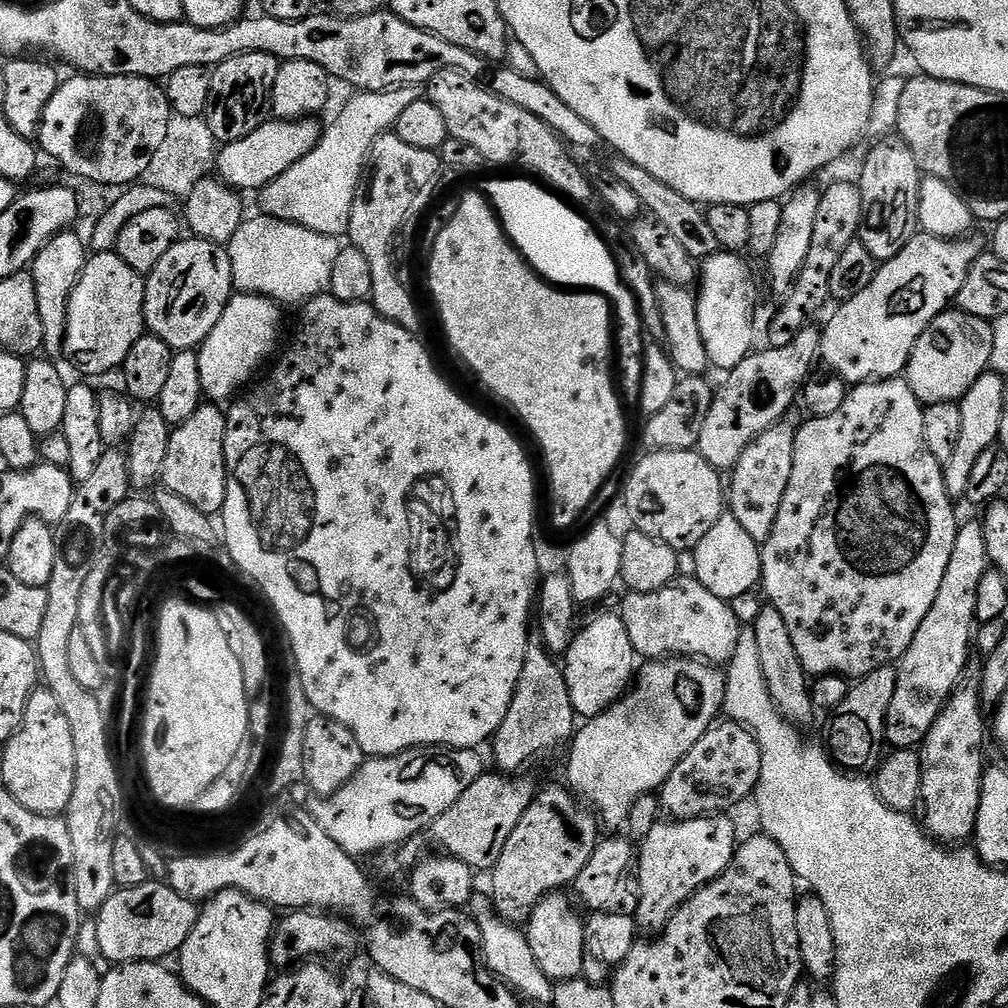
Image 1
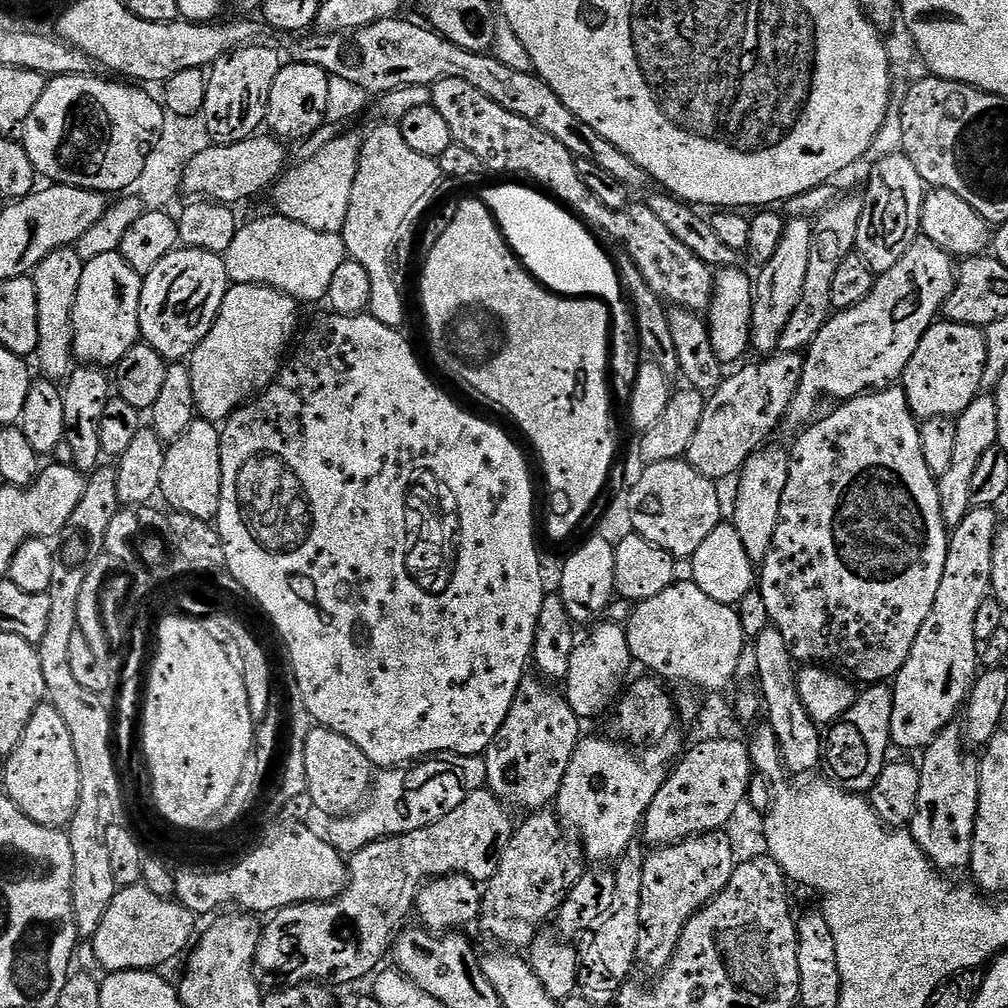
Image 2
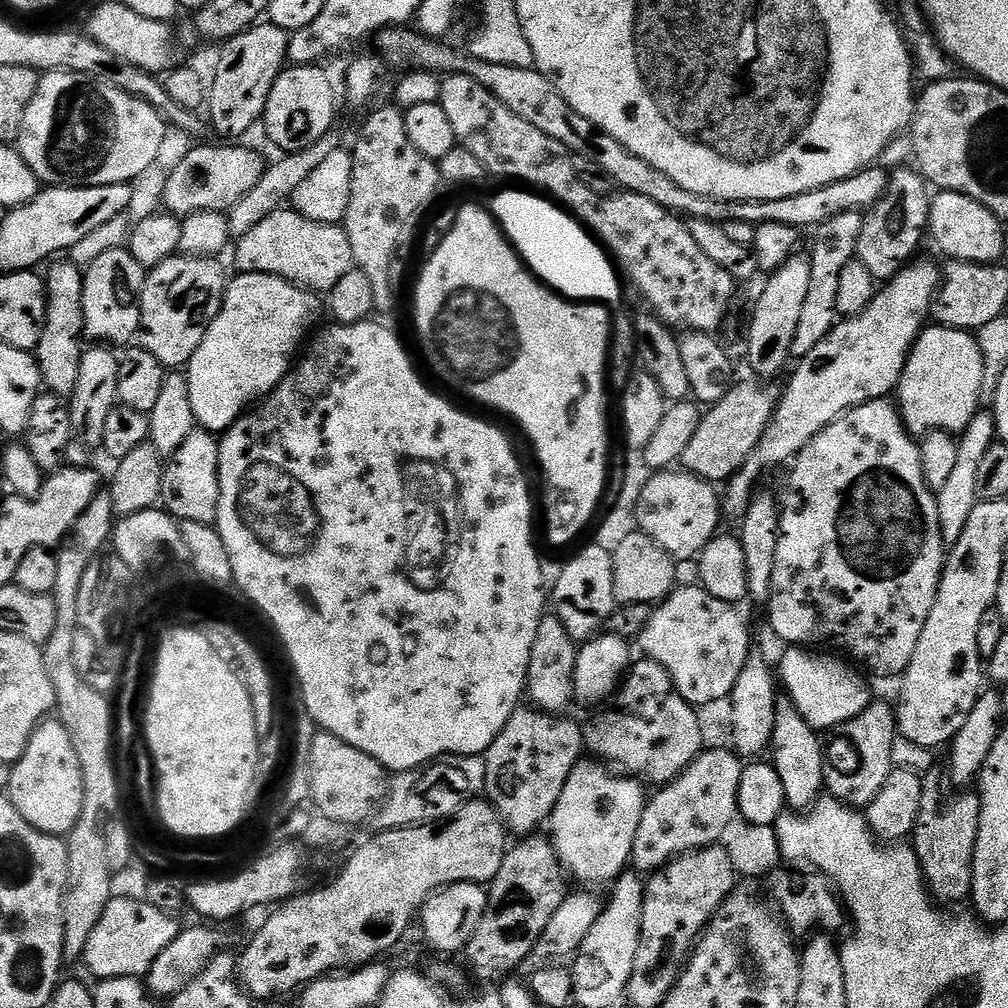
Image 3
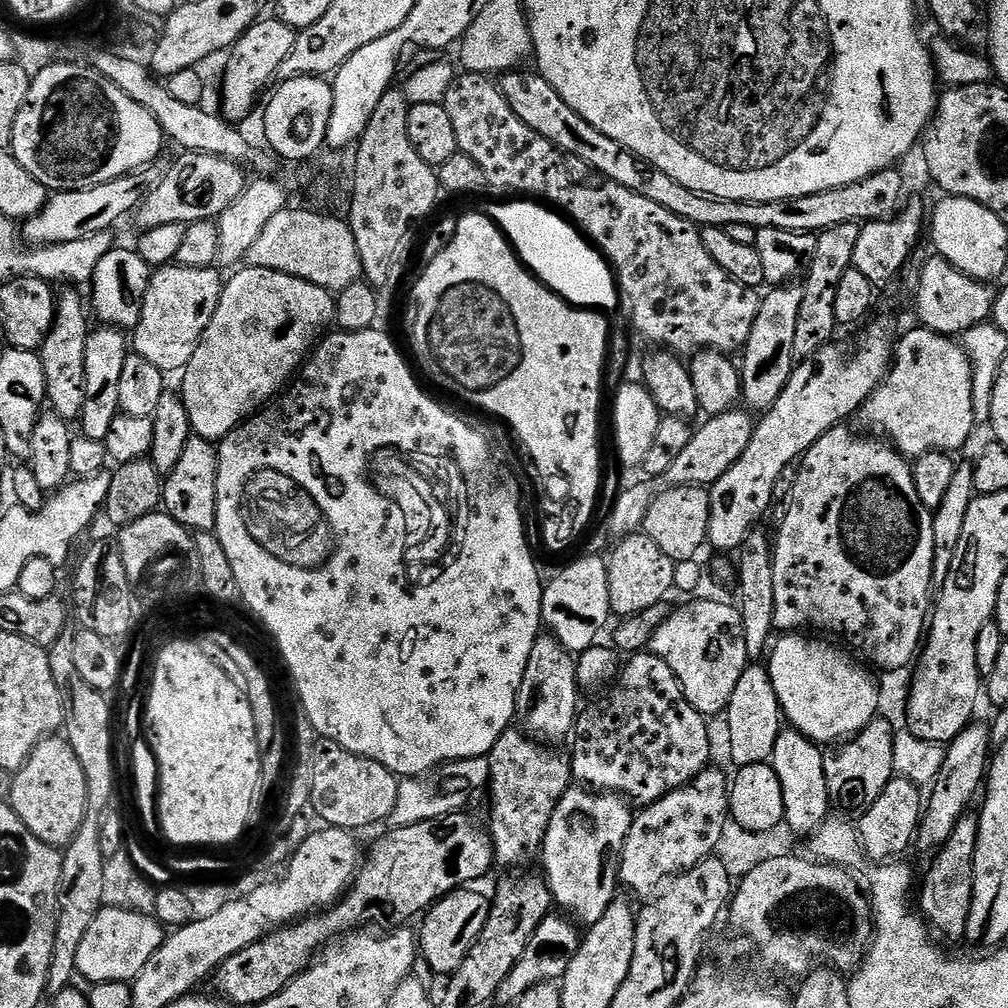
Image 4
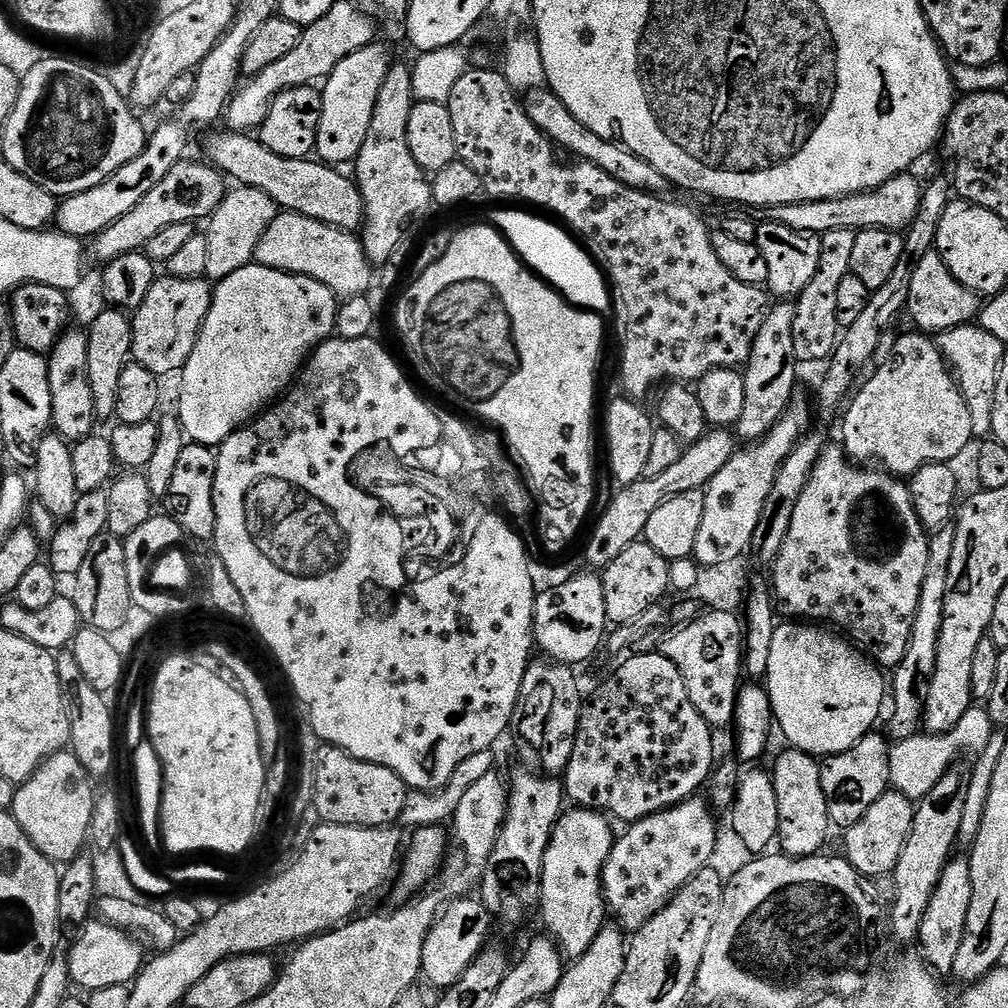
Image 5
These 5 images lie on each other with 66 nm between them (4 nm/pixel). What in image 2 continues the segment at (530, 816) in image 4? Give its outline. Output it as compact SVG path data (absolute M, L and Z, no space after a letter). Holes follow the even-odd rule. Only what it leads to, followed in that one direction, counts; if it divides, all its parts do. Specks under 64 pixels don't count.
M532 674L524 676L505 722L499 727L497 734L491 739L490 746L483 753L489 791L495 793L503 803L526 808L524 810L528 812L545 809L555 801L570 764L570 758L573 757L577 743L582 738L581 719L573 712L559 691L556 693L546 687L548 686L539 677Z

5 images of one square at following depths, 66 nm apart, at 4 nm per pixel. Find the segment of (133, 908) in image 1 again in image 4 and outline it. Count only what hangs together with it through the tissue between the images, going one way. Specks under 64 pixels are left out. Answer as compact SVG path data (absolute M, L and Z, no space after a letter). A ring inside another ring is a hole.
M103 907L78 948L77 973L90 984L129 983L146 966L166 939L165 927L155 917L127 907Z

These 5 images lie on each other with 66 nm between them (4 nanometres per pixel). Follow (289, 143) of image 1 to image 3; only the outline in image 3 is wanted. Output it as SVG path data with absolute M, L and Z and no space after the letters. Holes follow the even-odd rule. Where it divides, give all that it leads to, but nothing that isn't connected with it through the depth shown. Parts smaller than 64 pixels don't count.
M212 144L193 146L186 158L175 167L166 184L163 207L177 218L202 212L227 213L254 186L264 172L266 160L248 148L215 148Z

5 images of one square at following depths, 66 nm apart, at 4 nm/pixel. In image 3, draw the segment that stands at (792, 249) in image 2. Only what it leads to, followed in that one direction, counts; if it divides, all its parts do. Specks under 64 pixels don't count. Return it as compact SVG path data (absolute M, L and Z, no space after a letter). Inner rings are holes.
M807 255L791 256L777 272L771 273L752 308L752 321L748 324L748 368L753 377L768 382L784 367L789 367L792 356L794 330L798 330L798 318L802 318L802 305L810 290L812 261Z

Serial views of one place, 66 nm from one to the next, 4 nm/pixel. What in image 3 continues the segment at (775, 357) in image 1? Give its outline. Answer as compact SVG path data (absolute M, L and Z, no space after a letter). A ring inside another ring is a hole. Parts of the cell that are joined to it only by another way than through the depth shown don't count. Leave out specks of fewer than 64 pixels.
M748 378L745 384L733 383L726 398L704 412L698 431L694 433L690 446L686 446L686 454L682 454L680 459L683 471L692 472L709 482L731 480L732 475L748 461L748 455L758 446L770 418L776 412L781 389L774 385L752 378Z

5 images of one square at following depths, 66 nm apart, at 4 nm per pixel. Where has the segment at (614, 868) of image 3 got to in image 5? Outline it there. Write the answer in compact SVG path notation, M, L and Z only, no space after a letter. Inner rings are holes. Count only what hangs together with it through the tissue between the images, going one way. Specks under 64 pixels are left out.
M569 807L557 821L545 851L538 916L544 919L543 931L572 962L586 954L606 924L602 877L614 843L611 823L595 808Z

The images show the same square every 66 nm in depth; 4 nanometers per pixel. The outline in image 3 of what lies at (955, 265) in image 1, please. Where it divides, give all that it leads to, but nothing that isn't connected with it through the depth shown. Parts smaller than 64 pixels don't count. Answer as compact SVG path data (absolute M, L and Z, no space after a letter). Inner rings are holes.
M913 259L900 269L900 273L893 276L877 291L876 297L862 310L862 314L841 319L810 350L810 354L799 357L796 369L791 369L792 377L788 380L788 385L783 385L780 393L780 400L776 404L776 412L770 418L758 446L748 455L748 461L737 470L732 479L727 481L725 491L722 496L722 512L725 517L743 517L744 511L748 509L754 493L757 491L756 483L760 480L760 475L767 468L776 468L779 464L787 465L796 459L805 446L823 430L830 422L834 422L843 412L848 412L852 408L862 406L871 400L883 400L891 397L899 389L902 370L908 361L908 355L912 352L912 346L916 342L929 319L932 310L932 300L936 297L936 290L940 287L942 279L942 268L932 260Z

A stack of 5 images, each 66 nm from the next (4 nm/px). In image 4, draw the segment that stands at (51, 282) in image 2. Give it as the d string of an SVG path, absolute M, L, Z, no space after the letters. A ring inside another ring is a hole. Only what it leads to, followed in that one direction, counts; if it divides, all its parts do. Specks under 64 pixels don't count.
M72 286L65 287L56 298L56 317L52 323L50 334L46 338L46 342L42 342L42 346L38 349L38 355L42 362L42 370L46 378L46 400L50 405L51 411L59 414L64 420L69 422L79 421L80 411L82 410L82 402L84 401L84 383L86 382L86 338L90 331L90 323L88 324L88 316L90 320L90 312L86 307L86 300L79 296L77 289Z

